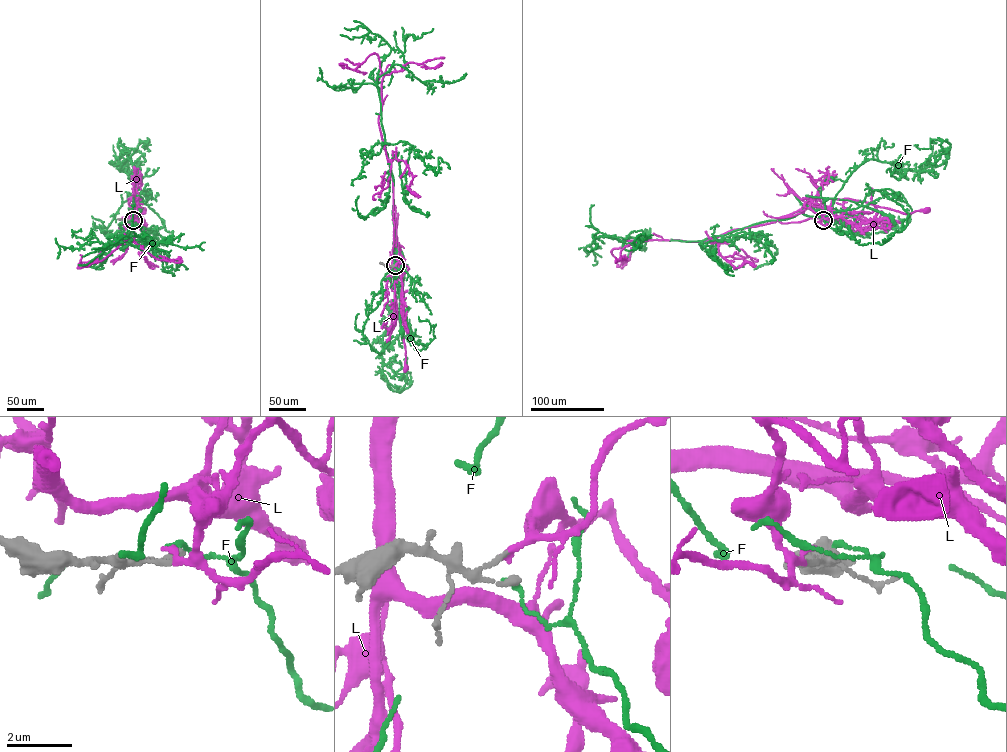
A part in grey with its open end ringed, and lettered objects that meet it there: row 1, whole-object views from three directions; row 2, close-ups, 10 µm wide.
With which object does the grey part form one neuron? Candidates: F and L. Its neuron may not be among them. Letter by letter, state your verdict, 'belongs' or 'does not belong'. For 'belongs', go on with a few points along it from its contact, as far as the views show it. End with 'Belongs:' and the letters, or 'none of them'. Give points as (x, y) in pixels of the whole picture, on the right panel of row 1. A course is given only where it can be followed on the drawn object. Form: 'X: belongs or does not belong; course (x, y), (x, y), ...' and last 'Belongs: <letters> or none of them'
F: does not belong
L: belongs; course (823, 220), (810, 207), (810, 196), (850, 198), (906, 213), (927, 210)
Belongs: L

